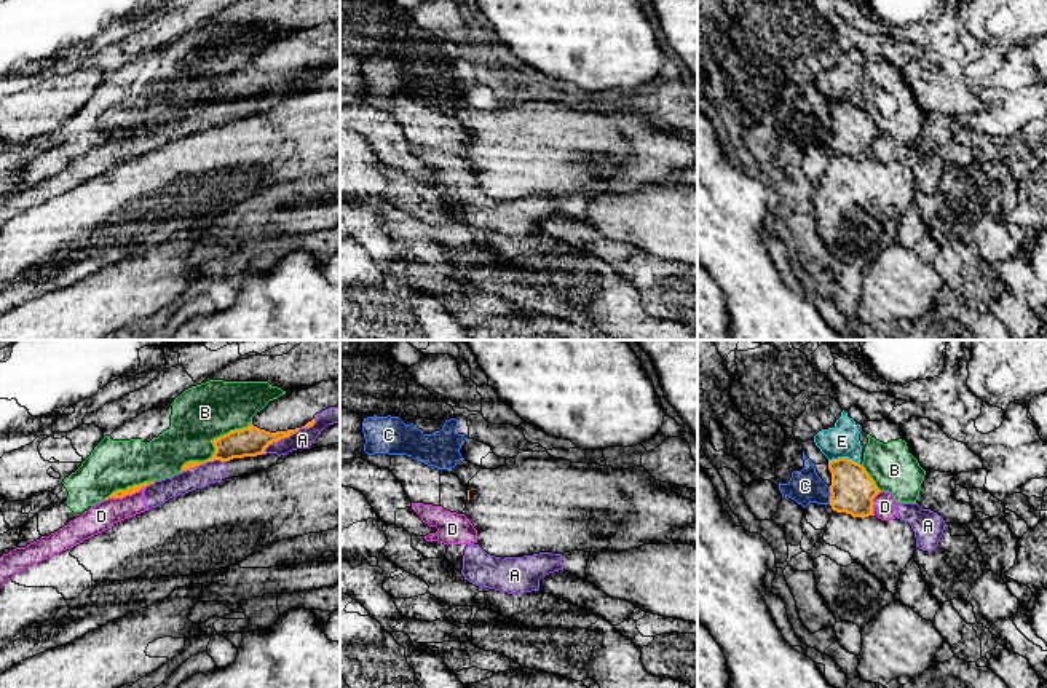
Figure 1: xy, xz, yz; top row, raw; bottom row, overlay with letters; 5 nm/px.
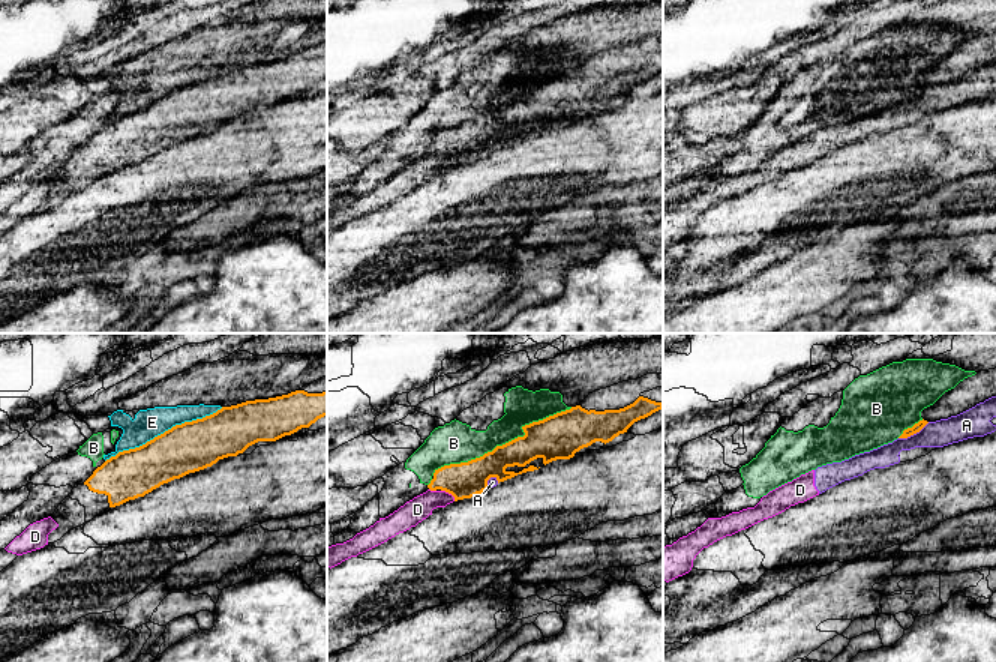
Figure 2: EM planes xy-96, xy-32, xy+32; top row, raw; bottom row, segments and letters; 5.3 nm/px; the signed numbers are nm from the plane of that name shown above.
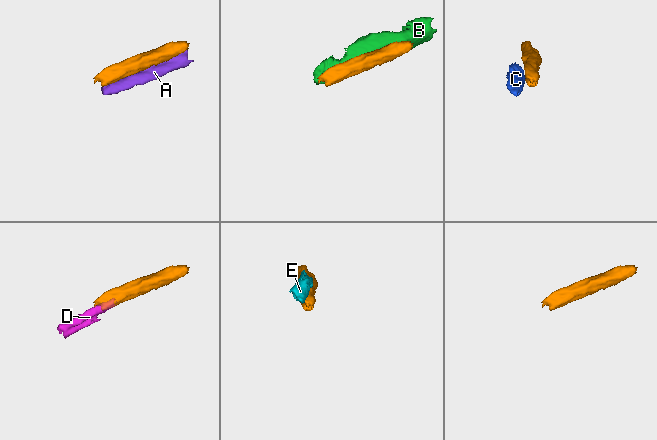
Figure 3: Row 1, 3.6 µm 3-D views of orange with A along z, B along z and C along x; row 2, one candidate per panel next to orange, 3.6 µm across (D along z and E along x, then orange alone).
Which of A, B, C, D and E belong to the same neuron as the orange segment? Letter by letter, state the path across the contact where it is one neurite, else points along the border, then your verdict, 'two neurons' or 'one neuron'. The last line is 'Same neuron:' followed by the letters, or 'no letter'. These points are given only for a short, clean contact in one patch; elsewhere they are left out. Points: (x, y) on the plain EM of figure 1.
A: two neurons
B: two neurons
C: two neurons
D: border xy (144, 130), (106, 142); two neurons
E: two neurons
Same neuron: no letter

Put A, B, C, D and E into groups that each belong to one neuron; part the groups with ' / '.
A D / B / C / E

